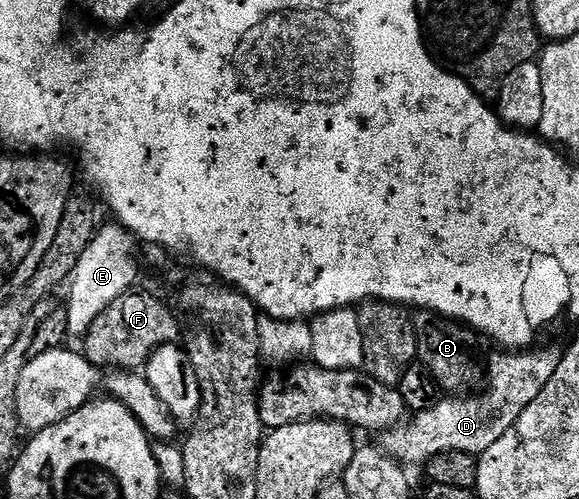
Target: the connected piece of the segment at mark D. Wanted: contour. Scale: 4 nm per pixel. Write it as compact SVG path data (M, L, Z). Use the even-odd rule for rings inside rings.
M548 347L545 351L504 349L486 363L486 390L475 397L444 397L430 411L411 416L399 429L383 432L382 447L387 454L401 464L427 464L429 459L442 453L461 451L477 457L483 455L494 441L502 441L516 424L518 417L526 413L530 401L546 389L550 377L560 364L561 348Z

